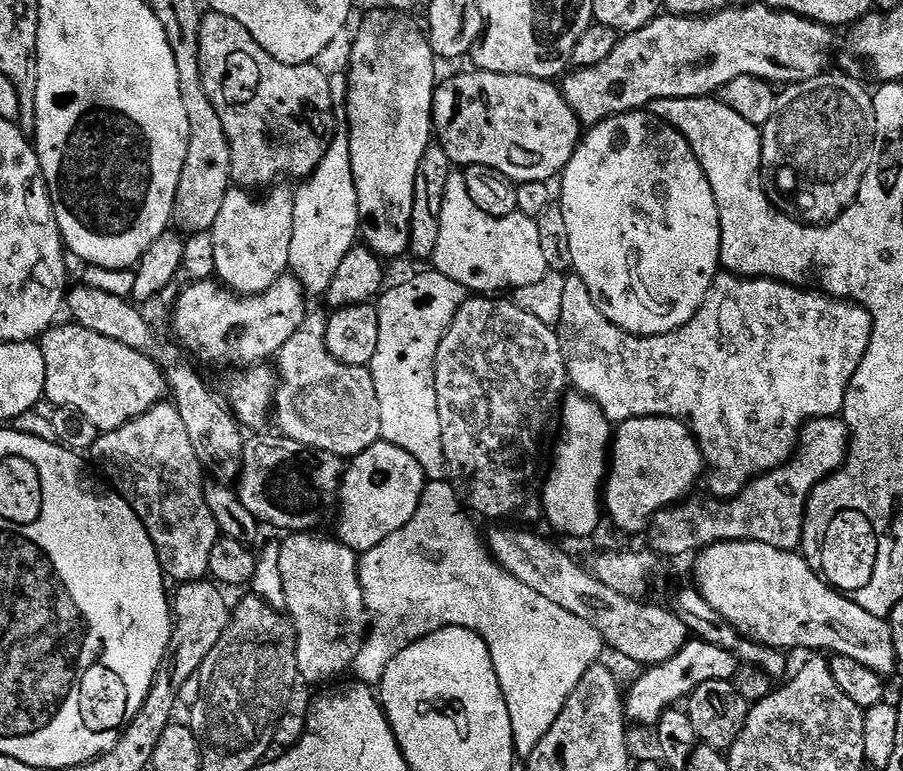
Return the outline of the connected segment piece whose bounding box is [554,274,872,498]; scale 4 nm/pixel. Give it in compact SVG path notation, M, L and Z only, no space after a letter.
M575 274L565 275L566 291L562 294L562 314L560 320L554 326L560 345L562 346L562 358L568 371L568 383L577 384L579 395L593 400L602 410L604 417L613 425L626 422L630 418L642 418L643 416L669 416L680 420L692 431L693 438L698 442L700 453L704 456L706 472L708 476L708 488L713 497L731 498L739 494L746 487L749 480L754 480L764 472L773 472L781 468L787 460L791 460L800 438L800 430L810 420L826 418L827 416L840 416L844 411L844 399L848 393L848 383L854 378L866 350L870 346L870 334L872 333L872 319L870 314L859 304L853 304L846 300L837 300L834 296L825 296L823 292L805 290L794 284L783 284L781 280L761 280L747 276L734 276L731 274L717 275L716 280L710 286L710 290L704 299L704 305L694 314L686 326L682 326L673 332L667 332L661 336L635 336L629 332L623 332L614 322L607 320L594 306L586 286L580 283L580 277Z

